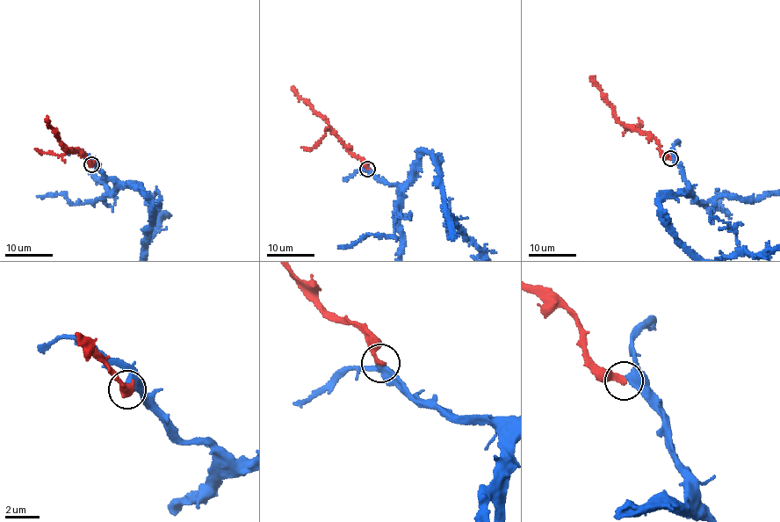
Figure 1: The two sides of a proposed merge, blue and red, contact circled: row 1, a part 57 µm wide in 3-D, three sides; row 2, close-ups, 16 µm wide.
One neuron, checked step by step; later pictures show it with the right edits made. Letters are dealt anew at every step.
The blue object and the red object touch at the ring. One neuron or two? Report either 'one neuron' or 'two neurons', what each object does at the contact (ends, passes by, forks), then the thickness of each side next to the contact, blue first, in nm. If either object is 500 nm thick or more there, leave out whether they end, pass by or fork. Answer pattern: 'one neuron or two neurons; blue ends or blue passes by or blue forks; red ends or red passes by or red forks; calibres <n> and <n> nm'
one neuron; blue passes by; red ends; calibres 360 and 340 nm

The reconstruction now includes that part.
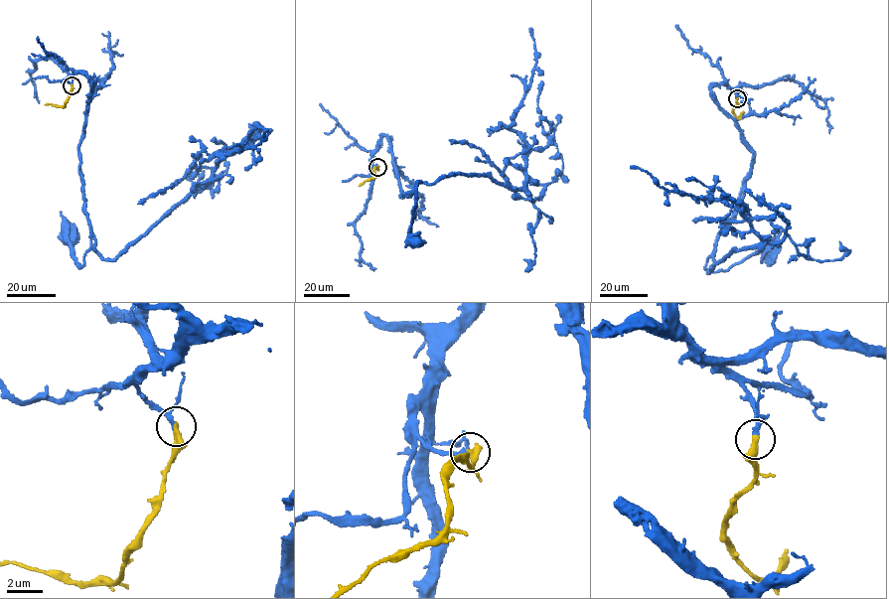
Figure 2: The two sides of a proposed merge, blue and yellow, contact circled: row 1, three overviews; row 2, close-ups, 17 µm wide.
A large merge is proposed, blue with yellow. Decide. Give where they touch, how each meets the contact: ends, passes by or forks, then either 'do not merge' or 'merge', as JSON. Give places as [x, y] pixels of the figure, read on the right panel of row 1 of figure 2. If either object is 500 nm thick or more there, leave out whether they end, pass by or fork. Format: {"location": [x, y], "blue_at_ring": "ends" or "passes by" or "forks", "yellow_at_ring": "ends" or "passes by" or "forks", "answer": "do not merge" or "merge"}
{"location": [737, 98], "blue_at_ring": "passes by", "yellow_at_ring": "ends", "answer": "merge"}

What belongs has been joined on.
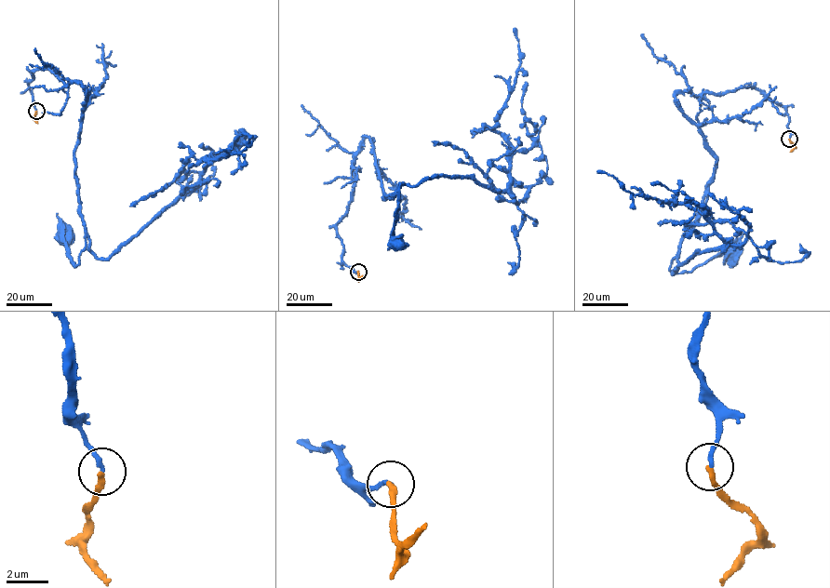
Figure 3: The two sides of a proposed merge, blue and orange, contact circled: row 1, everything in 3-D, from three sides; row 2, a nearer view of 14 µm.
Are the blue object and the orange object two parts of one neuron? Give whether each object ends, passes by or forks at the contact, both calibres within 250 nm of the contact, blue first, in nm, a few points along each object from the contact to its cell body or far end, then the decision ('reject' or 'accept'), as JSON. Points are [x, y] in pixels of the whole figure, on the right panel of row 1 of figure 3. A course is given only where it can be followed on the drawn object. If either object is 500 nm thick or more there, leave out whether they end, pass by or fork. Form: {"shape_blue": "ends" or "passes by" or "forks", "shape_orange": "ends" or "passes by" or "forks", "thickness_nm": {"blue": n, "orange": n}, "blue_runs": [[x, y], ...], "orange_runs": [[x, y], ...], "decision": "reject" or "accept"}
{"shape_blue": "ends", "shape_orange": "ends", "thickness_nm": {"blue": 190, "orange": 280}, "blue_runs": [[789, 139], [786, 110], [754, 88], [676, 94], [716, 163], [670, 270], [731, 257]], "orange_runs": [[789, 139], [795, 145], [790, 151]], "decision": "accept"}

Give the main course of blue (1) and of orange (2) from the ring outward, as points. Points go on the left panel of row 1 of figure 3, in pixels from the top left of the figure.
1: (36, 111), (28, 84), (33, 71), (86, 89), (74, 160), (86, 245), (75, 266), (66, 237)
2: (36, 111), (37, 123)

